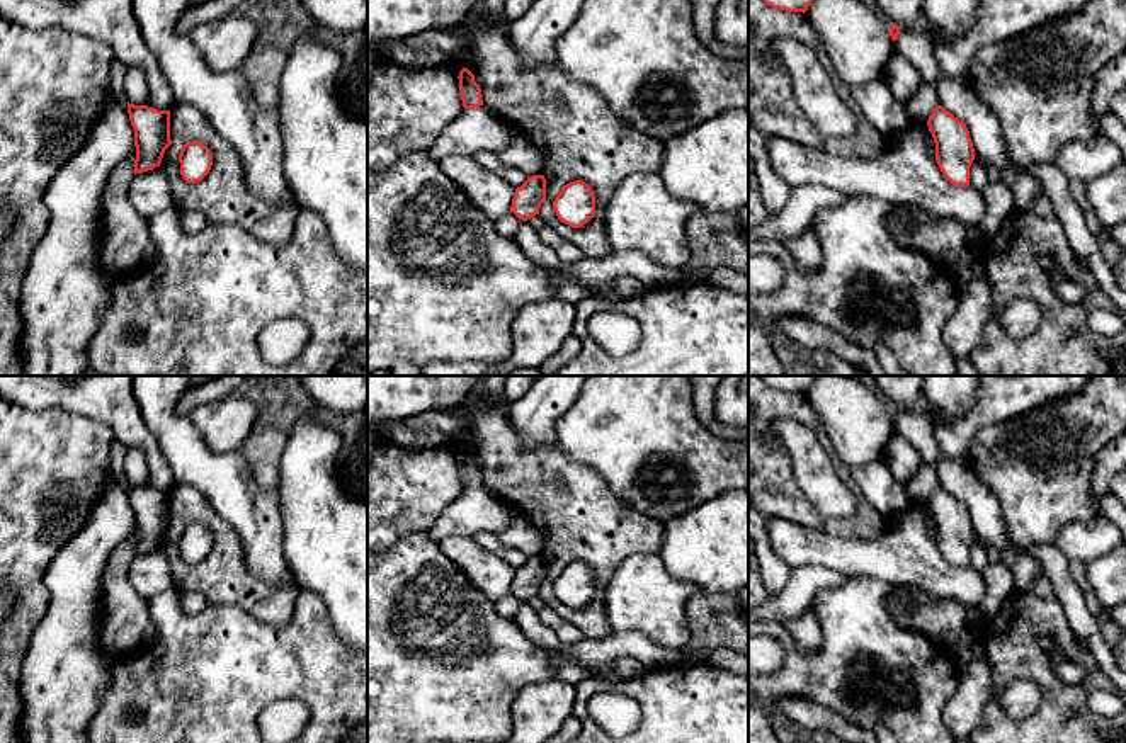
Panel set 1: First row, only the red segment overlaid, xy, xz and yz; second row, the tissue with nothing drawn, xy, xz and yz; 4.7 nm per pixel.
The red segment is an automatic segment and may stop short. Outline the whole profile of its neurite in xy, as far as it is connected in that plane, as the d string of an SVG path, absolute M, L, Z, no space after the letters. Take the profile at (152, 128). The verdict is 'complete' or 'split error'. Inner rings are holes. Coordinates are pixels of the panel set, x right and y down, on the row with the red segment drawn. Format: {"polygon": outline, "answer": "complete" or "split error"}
{"polygon": "M128 102L128 114L134 129L134 175L160 167L170 139L170 111Z", "answer": "complete"}

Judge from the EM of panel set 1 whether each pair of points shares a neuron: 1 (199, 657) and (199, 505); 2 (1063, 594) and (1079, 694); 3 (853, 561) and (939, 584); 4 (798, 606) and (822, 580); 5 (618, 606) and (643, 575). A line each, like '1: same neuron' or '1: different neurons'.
1: different neurons
2: different neurons
3: same neuron
4: same neuron
5: same neuron

